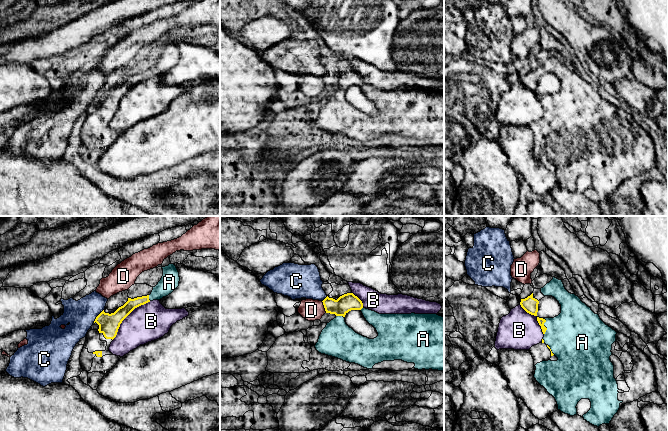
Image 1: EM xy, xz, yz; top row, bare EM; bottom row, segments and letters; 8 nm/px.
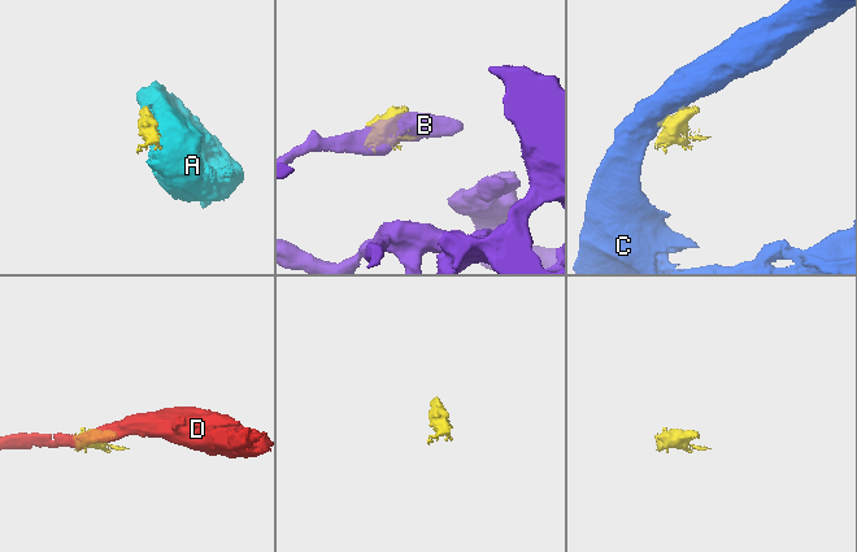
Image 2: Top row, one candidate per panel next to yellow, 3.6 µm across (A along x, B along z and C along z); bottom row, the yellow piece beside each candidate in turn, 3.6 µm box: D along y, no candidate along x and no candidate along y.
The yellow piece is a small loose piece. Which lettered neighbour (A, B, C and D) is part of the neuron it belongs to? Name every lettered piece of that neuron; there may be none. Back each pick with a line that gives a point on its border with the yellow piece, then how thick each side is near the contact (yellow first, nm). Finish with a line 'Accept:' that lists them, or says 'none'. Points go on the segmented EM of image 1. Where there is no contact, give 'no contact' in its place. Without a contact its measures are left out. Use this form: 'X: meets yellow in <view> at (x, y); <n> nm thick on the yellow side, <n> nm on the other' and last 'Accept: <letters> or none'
A: meets yellow in yz at (544, 326); 60 nm thick on the yellow side, 420 nm on the other
Accept: A

